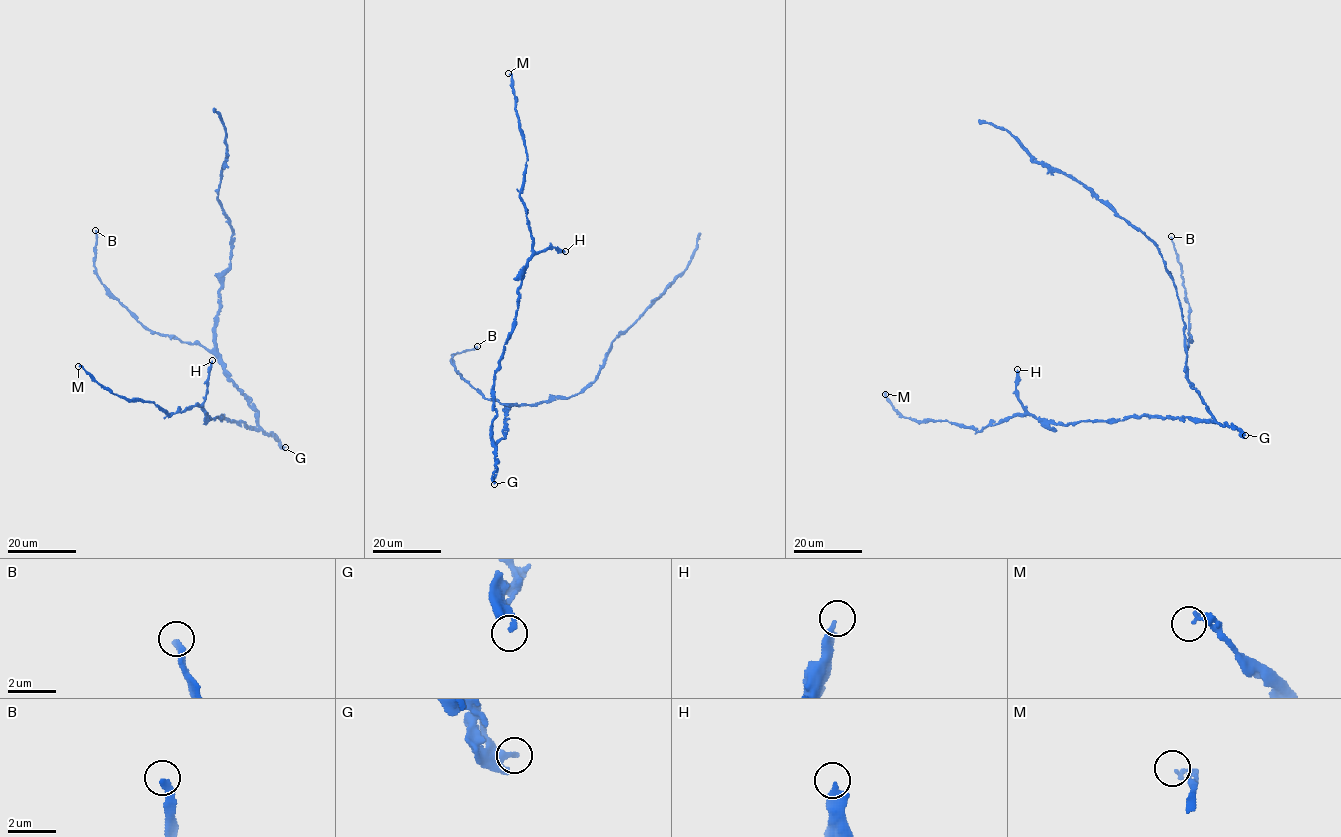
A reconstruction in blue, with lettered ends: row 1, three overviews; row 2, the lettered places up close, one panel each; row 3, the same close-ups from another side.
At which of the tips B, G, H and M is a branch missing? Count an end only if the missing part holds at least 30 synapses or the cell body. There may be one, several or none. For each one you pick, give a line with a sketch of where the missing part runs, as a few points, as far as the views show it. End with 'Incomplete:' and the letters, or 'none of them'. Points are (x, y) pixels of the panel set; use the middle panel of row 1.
H: missing branch runs (565, 251), (609, 257), (633, 249), (643, 238), (650, 236)
Incomplete: H

